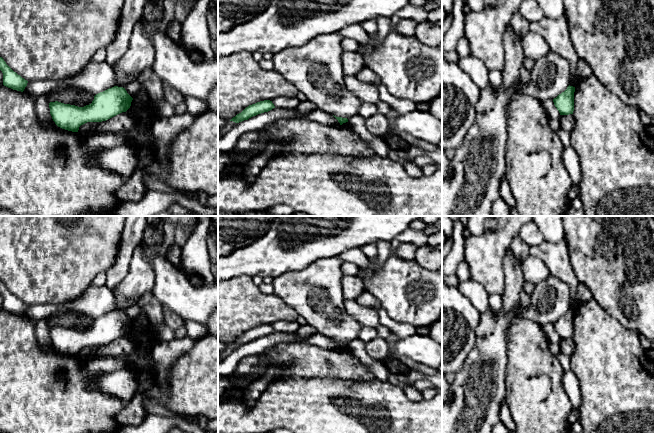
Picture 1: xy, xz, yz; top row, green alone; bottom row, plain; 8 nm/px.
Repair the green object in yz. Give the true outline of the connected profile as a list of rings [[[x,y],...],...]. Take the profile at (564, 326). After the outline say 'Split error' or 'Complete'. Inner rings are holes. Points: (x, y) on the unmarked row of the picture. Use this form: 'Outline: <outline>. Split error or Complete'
Outline: [[[568,310],[567,313],[553,323],[554,329],[560,339],[573,338],[575,311]]]. Complete

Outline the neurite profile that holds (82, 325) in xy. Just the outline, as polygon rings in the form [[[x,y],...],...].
[[[86,315],[81,316],[78,320],[78,324],[76,325],[74,329],[78,331],[84,331],[88,329],[88,322],[89,320],[87,319]]]

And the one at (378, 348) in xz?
[[[376,337],[365,344],[366,352],[375,360],[385,361],[388,355],[392,352],[392,346],[384,338]]]

